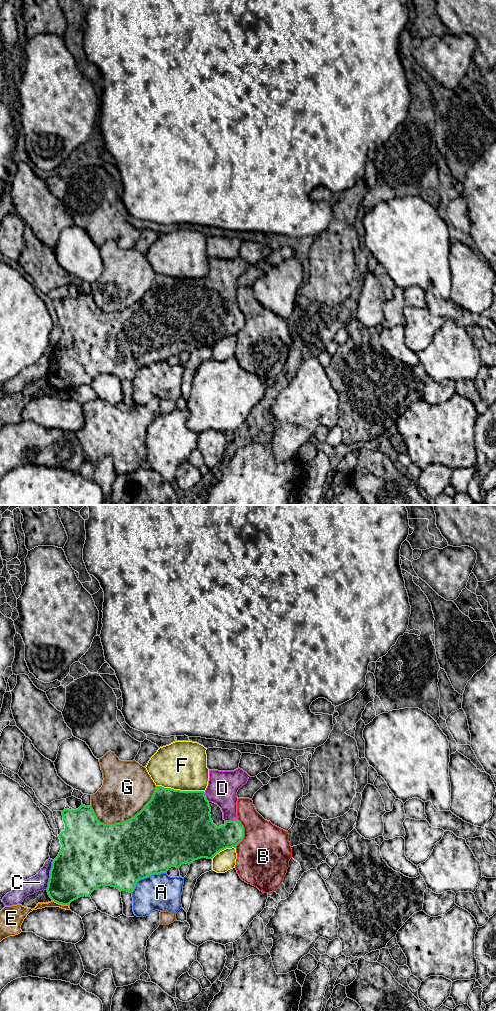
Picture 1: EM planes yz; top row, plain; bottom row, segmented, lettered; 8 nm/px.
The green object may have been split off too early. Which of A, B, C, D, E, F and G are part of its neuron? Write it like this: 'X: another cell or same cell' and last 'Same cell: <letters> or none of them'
A: another cell
B: another cell
C: another cell
D: same cell
E: another cell
F: another cell
G: another cell
Same cell: D

